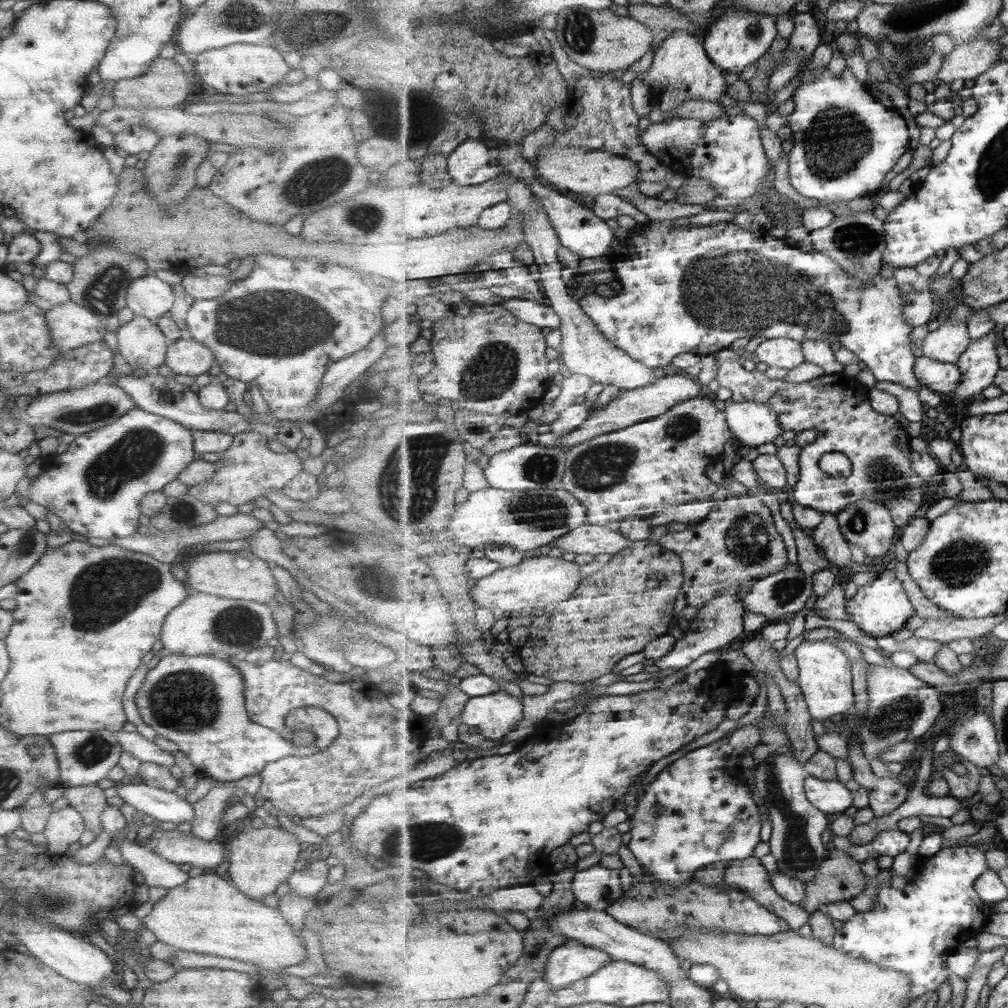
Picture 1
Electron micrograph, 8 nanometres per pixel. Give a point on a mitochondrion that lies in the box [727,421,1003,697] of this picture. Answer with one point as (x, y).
(959, 563)

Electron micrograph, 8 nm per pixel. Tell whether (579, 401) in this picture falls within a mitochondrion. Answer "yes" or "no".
no

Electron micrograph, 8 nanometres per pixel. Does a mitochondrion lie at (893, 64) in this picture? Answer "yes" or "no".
no

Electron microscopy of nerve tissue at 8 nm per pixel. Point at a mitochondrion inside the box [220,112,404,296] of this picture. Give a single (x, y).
(325, 176)

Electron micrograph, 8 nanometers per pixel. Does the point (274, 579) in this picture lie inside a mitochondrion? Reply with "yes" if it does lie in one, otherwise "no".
no

